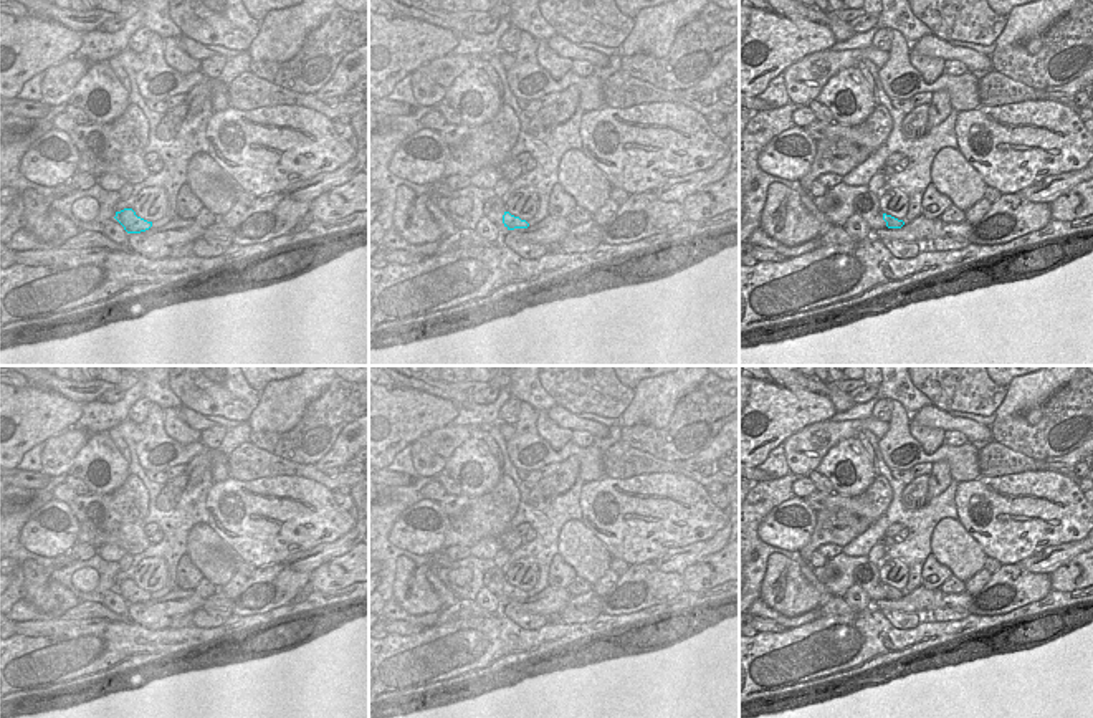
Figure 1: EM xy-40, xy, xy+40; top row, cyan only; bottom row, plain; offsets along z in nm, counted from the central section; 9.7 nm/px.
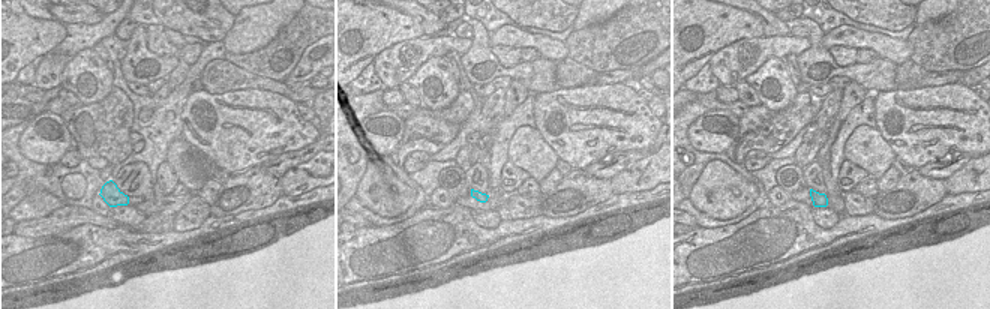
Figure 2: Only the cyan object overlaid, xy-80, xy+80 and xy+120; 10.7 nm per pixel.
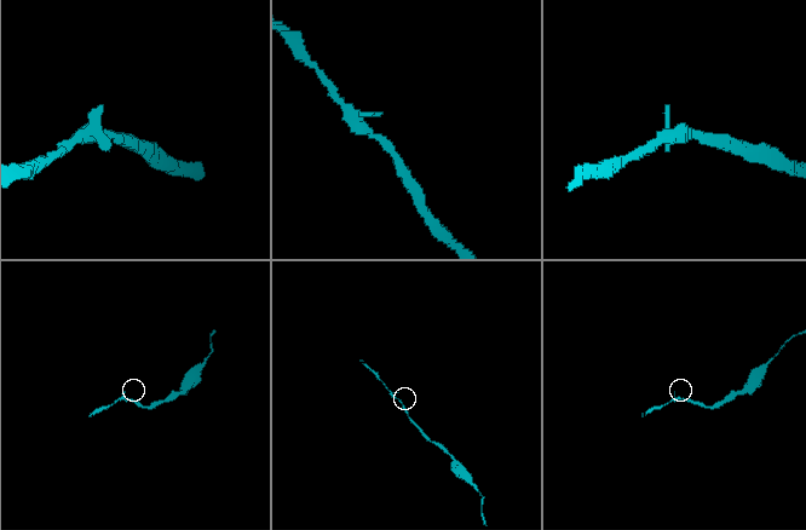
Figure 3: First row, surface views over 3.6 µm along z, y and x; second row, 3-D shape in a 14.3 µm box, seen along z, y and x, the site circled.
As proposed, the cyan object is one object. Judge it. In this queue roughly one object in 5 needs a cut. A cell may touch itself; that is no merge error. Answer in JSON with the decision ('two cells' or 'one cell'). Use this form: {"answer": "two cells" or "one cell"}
{"answer": "one cell"}

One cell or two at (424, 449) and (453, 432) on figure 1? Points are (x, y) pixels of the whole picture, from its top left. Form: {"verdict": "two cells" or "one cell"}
{"verdict": "one cell"}

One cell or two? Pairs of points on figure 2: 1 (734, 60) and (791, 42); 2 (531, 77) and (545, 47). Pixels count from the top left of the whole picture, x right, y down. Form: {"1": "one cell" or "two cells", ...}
{"1": "one cell", "2": "two cells"}

